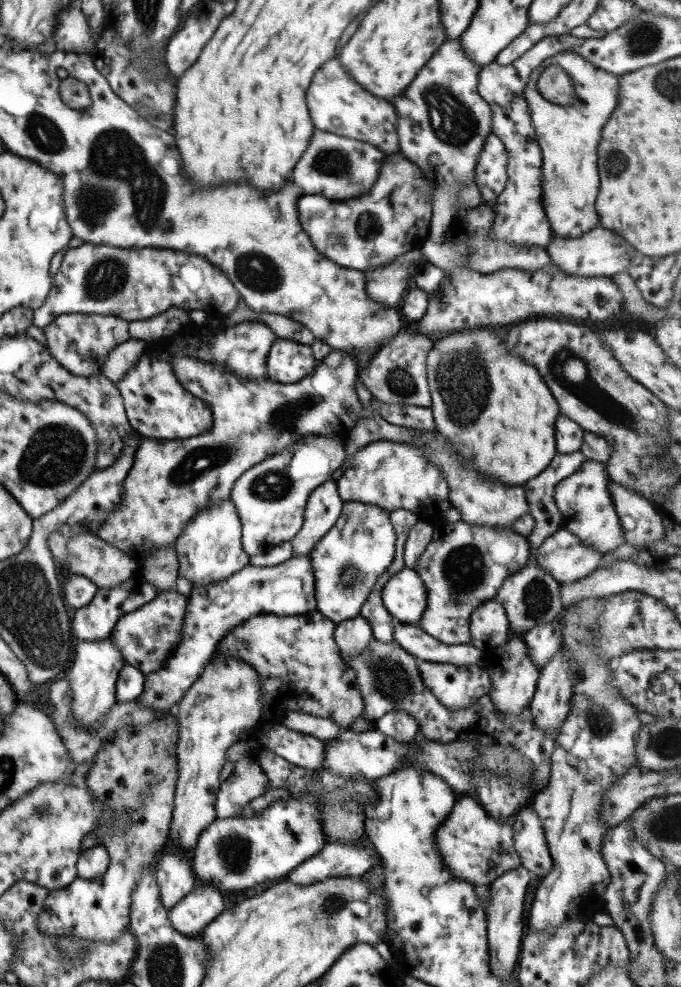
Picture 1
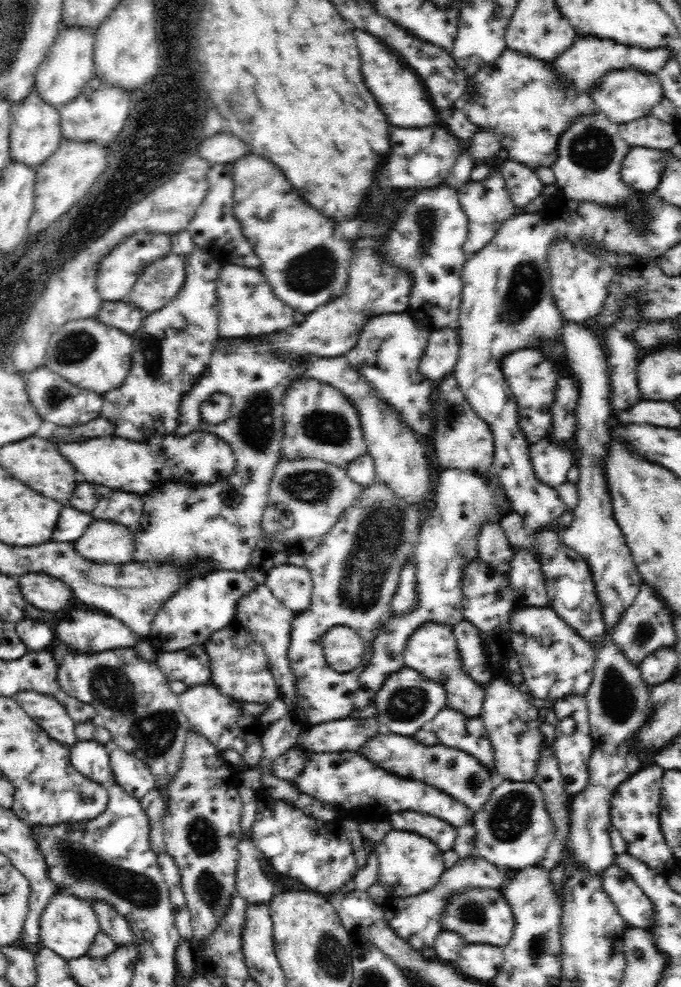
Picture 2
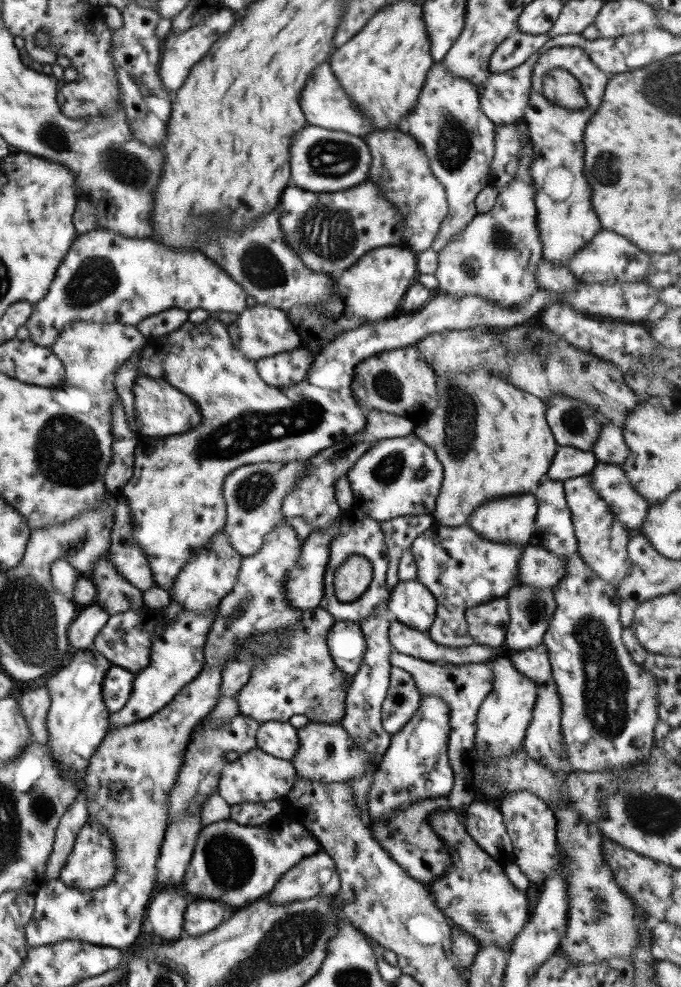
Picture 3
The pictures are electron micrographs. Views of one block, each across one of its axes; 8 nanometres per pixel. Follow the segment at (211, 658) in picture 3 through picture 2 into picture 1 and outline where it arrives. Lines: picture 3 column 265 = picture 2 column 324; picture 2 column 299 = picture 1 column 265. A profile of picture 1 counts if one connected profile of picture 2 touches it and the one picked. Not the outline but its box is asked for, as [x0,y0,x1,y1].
[219,612,364,726]

